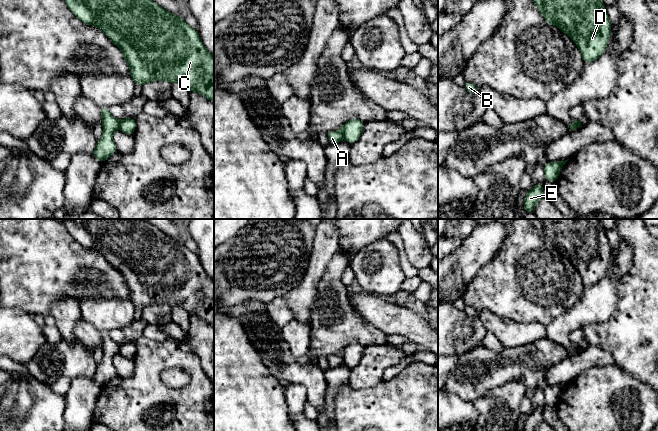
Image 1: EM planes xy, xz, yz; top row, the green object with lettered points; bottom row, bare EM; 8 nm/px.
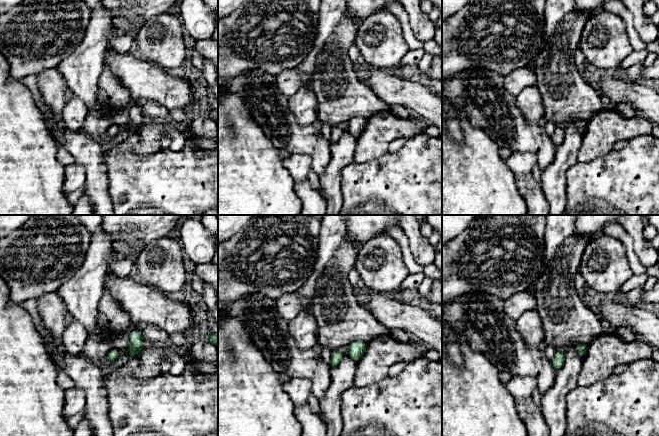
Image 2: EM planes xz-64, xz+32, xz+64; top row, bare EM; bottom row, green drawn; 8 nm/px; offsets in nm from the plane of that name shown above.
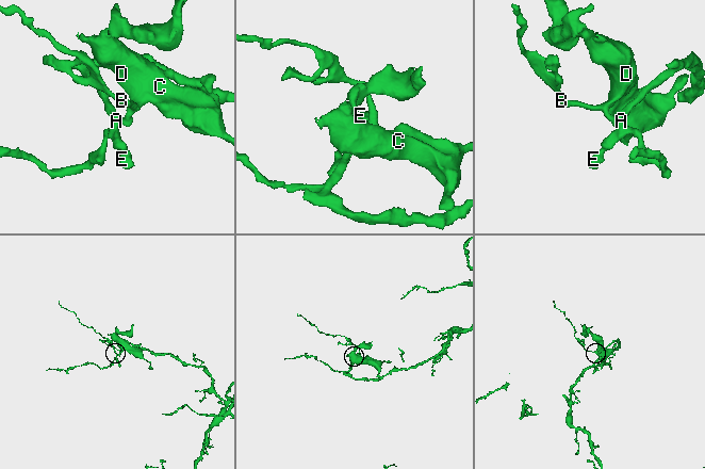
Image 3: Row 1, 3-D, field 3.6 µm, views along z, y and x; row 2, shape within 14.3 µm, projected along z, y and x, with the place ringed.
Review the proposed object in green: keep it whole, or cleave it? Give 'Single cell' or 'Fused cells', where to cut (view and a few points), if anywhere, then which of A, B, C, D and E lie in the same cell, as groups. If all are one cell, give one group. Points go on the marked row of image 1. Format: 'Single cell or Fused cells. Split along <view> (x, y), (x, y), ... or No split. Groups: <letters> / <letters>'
Fused cells. Split along xz (340, 130), (343, 137). Groups: A E / B C D

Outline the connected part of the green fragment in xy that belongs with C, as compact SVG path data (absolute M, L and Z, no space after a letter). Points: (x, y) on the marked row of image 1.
M65 0L67 7L72 13L83 23L93 25L105 33L111 42L123 51L123 59L125 59L130 67L130 76L134 84L143 86L153 81L168 81L172 83L181 83L185 85L190 93L198 92L205 96L214 104L214 56L203 45L198 31L190 27L181 16L174 15L152 0Z

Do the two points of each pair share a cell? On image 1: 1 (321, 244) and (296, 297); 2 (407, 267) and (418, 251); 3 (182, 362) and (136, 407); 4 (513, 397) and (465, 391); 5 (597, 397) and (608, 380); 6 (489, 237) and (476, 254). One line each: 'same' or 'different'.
1: same
2: different
3: same
4: different
5: same
6: same

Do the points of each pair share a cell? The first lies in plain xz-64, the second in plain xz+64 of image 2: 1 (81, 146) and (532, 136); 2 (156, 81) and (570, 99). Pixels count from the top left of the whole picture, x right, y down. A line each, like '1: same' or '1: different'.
1: same
2: different

